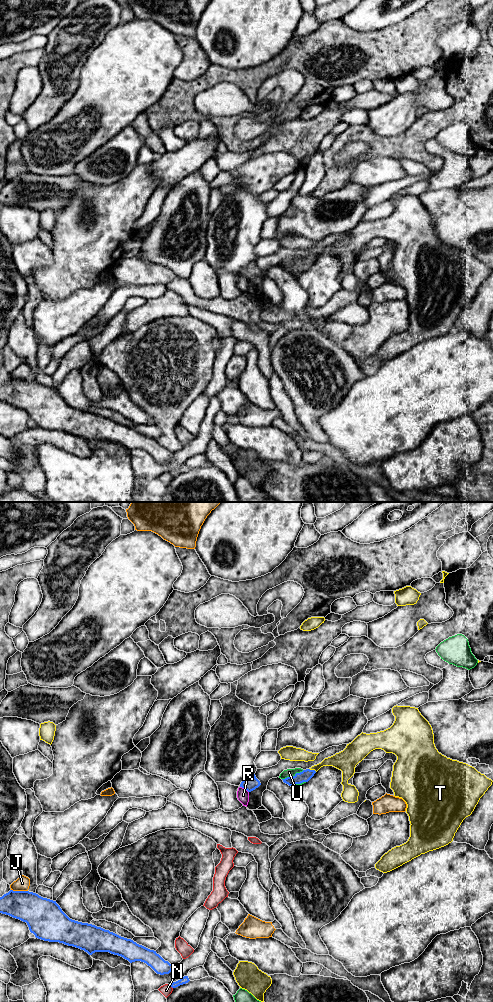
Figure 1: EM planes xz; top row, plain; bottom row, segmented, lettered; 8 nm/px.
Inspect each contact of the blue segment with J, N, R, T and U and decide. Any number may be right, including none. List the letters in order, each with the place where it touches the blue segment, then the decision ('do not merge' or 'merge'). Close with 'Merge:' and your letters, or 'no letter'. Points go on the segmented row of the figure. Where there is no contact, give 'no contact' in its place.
J: xz (19, 891) | do not merge
N: xz (171, 986) | do not merge
R: xz (244, 788) | do not merge
T: xz (313, 770) | do not merge
U: xz (293, 776) | do not merge
Merge: no letter

